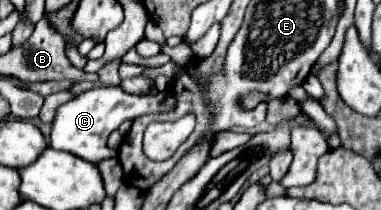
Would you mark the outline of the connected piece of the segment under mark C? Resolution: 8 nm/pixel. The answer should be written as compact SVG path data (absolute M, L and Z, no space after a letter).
M100 86L86 90L74 100L62 104L56 110L54 122L52 122L52 134L50 134L50 146L56 150L72 152L84 160L100 162L102 158L114 156L114 152L106 146L106 138L112 130L116 130L126 118L136 118L142 114L154 114L154 112L172 112L176 108L176 100L172 100L170 92L158 92L158 94L140 94L132 96L124 92L120 86Z

